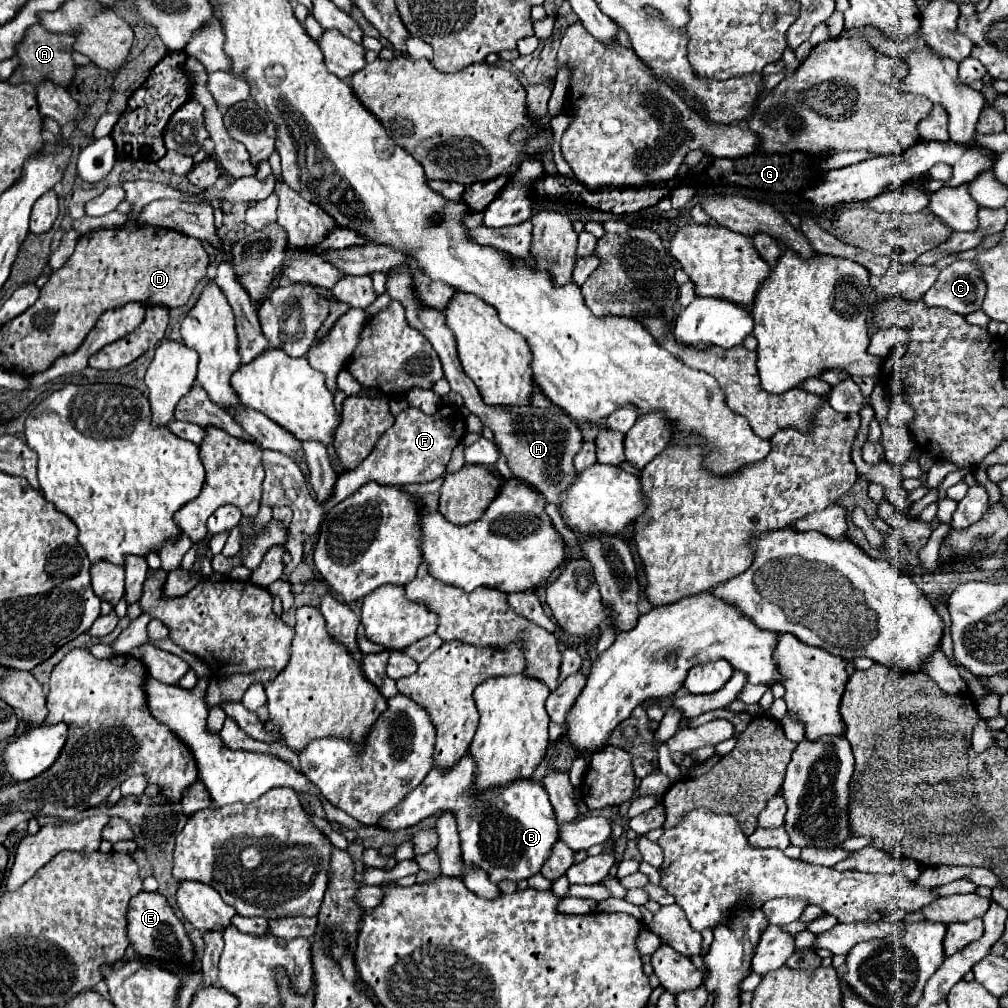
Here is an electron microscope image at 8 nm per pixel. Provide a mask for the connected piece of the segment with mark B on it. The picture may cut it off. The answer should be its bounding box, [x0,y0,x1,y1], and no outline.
[378,760,558,882]

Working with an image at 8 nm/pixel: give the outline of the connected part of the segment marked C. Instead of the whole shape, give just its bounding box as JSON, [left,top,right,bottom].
[922,260,986,314]

